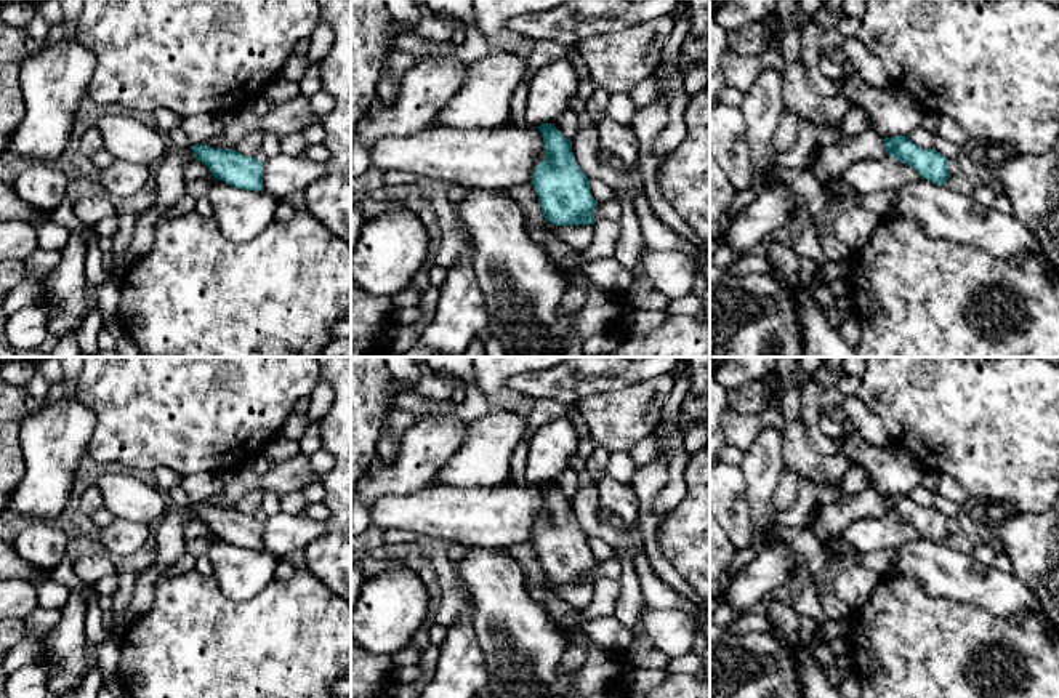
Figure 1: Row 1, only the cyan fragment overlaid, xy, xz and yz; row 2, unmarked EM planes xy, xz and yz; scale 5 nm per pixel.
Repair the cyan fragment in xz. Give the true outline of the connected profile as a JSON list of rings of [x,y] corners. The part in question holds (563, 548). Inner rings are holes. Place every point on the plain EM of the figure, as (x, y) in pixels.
[[[553,482],[537,487],[543,495],[546,517],[535,527],[532,543],[543,576],[556,584],[594,583],[598,560],[591,554],[588,535],[575,520],[572,501]]]

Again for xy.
[[[207,503],[191,504],[195,517],[205,522],[211,535],[245,549],[263,548],[263,520],[236,507],[215,507]]]

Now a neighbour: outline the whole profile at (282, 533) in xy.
[[[279,512],[263,520],[263,548],[282,560],[293,551],[304,551],[325,532],[325,522]]]

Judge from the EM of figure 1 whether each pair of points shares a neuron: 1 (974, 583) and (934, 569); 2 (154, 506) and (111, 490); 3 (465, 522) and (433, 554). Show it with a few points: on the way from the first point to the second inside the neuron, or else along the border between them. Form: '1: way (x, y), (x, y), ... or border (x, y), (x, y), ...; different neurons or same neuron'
1: way (965, 578), (944, 573); same neuron
2: way (143, 503), (122, 493); same neuron
3: border (417, 535), (436, 537), (447, 545); different neurons

